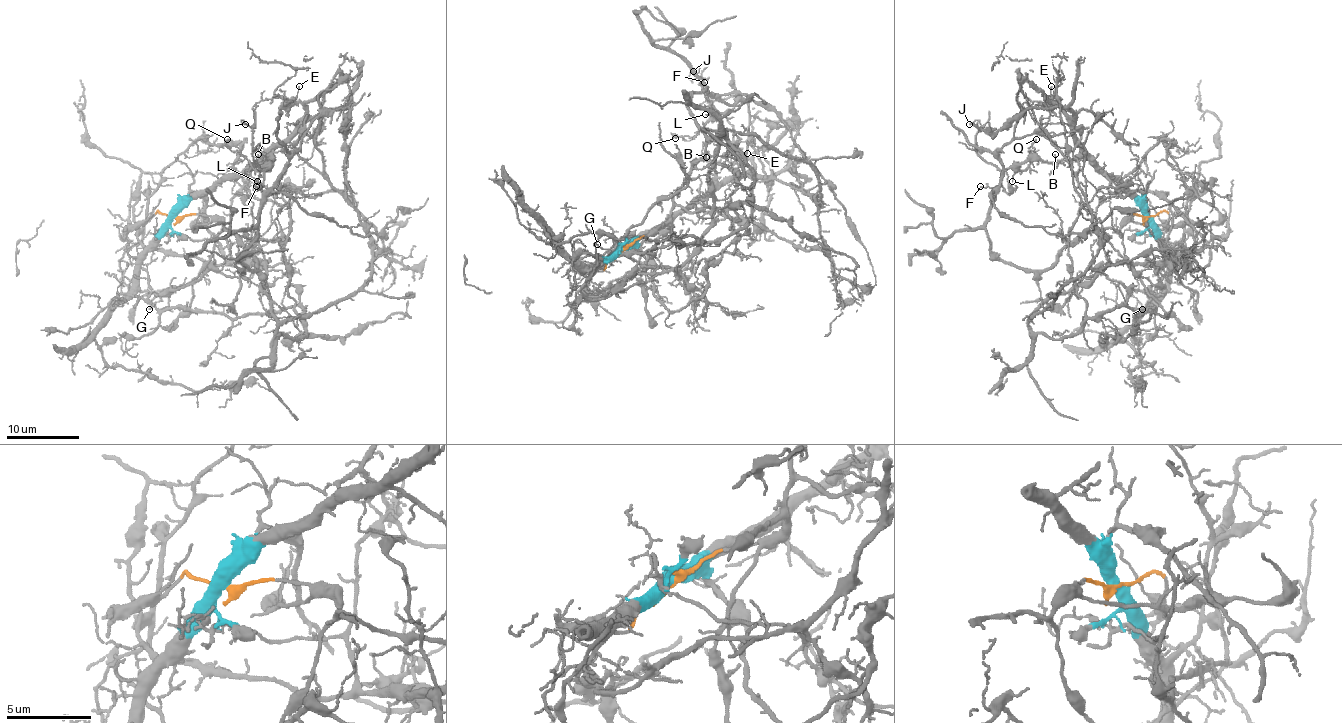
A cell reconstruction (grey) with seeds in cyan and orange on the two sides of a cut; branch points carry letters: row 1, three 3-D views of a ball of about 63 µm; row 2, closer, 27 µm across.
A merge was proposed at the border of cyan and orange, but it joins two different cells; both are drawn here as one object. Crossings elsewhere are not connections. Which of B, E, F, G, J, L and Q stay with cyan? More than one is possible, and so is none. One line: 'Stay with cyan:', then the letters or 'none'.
Stay with cyan: B, E, F, G, J, L, Q

